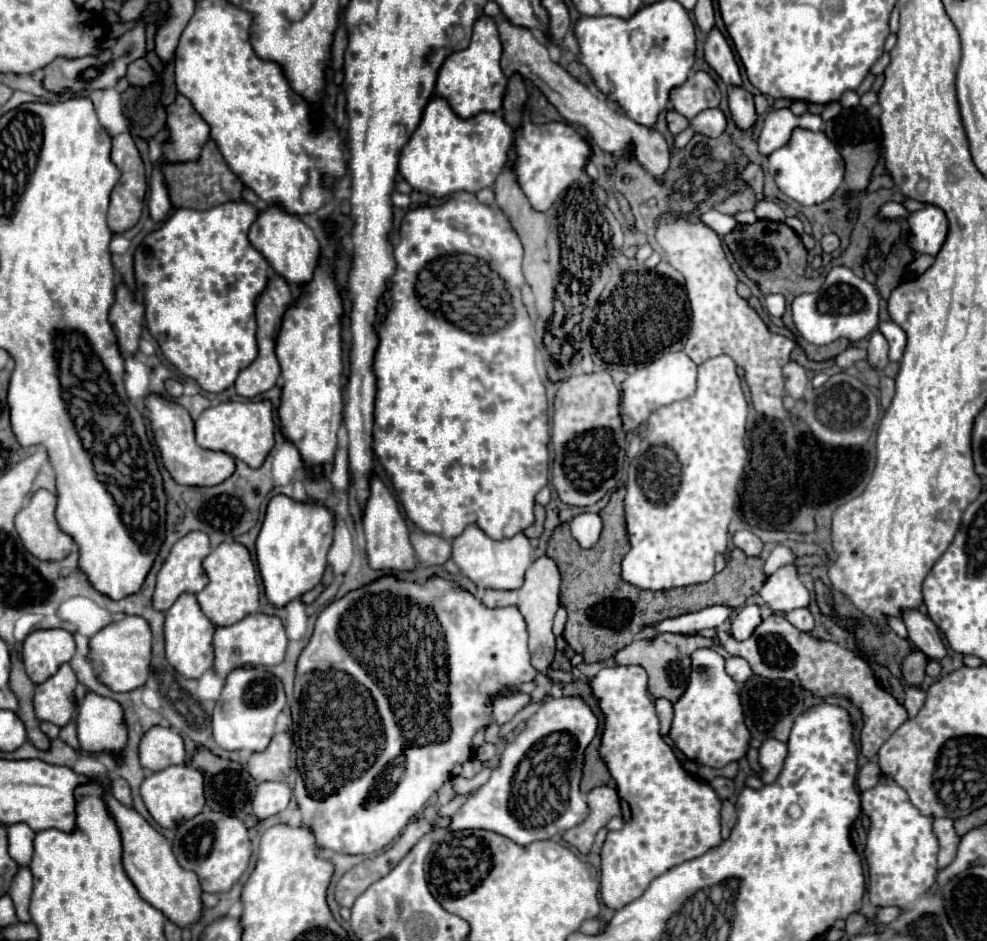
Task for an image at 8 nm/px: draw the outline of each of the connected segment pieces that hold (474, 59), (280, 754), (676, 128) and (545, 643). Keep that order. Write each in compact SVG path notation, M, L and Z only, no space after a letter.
M482 15L474 23L474 33L468 49L456 51L444 61L436 81L436 95L444 97L454 113L458 113L458 117L462 119L474 117L482 111L498 111L502 107L502 97L506 91L506 77L500 69L500 55L502 45L498 39L498 27L492 17Z
M276 733L262 753L252 753L246 767L258 781L284 781L290 773L292 739L288 733Z
M674 109L666 111L666 123L668 123L668 129L670 129L672 135L678 135L688 127L688 119L682 117L680 113L676 113Z
M548 555L538 557L530 569L526 571L526 579L524 585L520 589L514 591L498 591L498 589L486 589L482 593L482 603L488 607L504 607L504 605L516 605L520 609L520 613L526 619L528 625L528 647L530 647L530 655L532 655L532 665L540 671L546 673L548 665L554 659L554 633L552 633L552 619L556 615L556 609L560 605L560 573L558 573L558 565L554 559L550 559Z

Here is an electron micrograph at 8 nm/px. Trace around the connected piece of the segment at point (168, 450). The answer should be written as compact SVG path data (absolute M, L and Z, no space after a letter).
M148 395L146 397L146 407L150 411L150 425L154 431L154 439L160 447L164 467L168 473L178 481L180 485L220 485L230 477L236 469L236 461L228 453L218 453L218 451L208 451L200 447L194 439L194 421L190 419L188 411L178 405L176 401L170 401L160 395Z

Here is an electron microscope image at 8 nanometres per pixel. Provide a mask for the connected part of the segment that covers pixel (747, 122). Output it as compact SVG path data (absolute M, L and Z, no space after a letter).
M732 87L728 95L728 105L730 105L730 115L732 121L740 131L748 131L756 123L756 109L754 109L754 99L752 95L742 89L742 87Z

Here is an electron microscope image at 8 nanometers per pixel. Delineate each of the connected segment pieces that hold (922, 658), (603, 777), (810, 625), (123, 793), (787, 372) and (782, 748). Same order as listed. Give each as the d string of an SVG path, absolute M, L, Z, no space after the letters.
M912 651L908 657L902 659L902 677L908 687L922 689L926 677L924 667L926 667L926 655L922 651Z
M596 737L588 747L586 747L586 765L582 769L582 793L588 793L594 787L600 785L614 785L612 775L608 773L606 765L602 763L600 755L598 755L598 745L600 745L600 737Z
M808 607L792 609L790 613L786 613L786 619L788 619L794 627L798 627L798 629L802 629L802 631L812 631L812 629L816 627L816 621L814 621L814 617L812 617L812 613L810 613Z
M112 779L112 795L126 807L132 807L132 797L130 797L130 787L124 779Z
M788 361L784 365L784 387L788 391L788 395L792 395L794 399L800 399L804 395L804 389L808 385L808 373L806 369L796 363L796 361Z
M766 739L760 747L760 765L762 773L760 779L762 783L770 783L778 779L778 773L782 771L782 765L786 761L786 743L776 741L776 739Z

